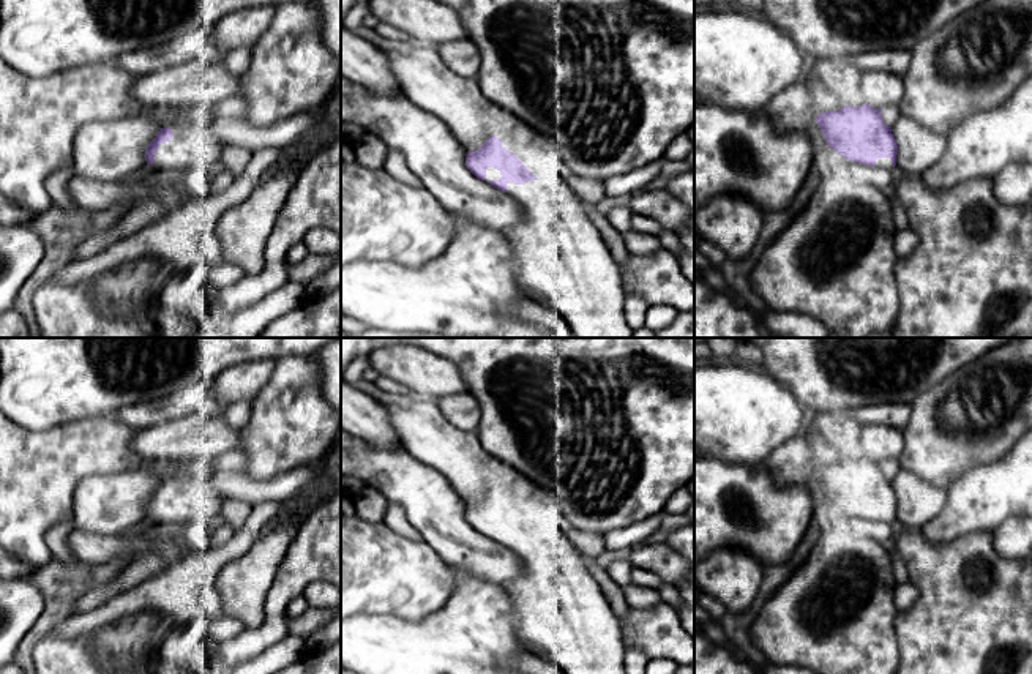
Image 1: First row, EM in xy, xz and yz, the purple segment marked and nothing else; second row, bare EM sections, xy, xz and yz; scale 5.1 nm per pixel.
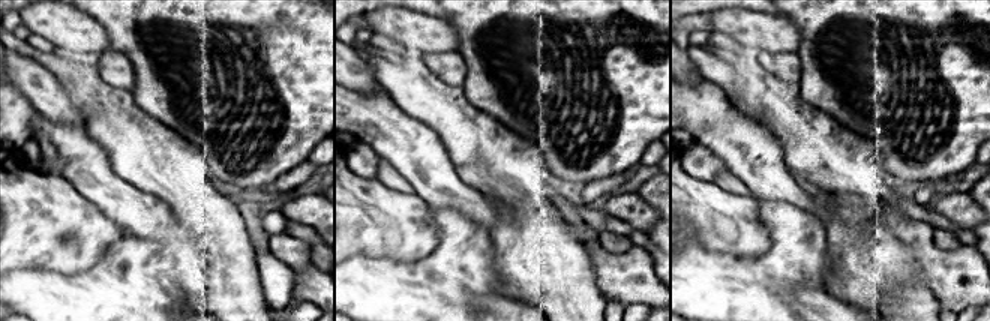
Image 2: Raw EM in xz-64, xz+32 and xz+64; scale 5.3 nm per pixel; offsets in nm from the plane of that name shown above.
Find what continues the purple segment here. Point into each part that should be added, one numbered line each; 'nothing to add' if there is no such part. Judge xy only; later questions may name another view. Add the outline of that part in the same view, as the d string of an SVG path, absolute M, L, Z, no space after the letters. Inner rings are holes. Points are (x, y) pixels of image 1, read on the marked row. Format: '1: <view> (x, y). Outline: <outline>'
1: xy (190, 146). Outline: M170 126L174 136L161 144L150 167L213 167L230 158L232 150L210 129L204 126Z

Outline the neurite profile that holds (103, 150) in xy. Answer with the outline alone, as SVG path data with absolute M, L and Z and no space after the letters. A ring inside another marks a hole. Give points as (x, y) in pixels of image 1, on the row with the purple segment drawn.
M142 115L80 126L74 137L73 175L122 182L139 169L147 170L145 148L161 128Z

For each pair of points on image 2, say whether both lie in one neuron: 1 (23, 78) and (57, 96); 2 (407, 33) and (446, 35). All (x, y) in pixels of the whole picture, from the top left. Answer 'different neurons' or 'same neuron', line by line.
1: same neuron
2: same neuron

